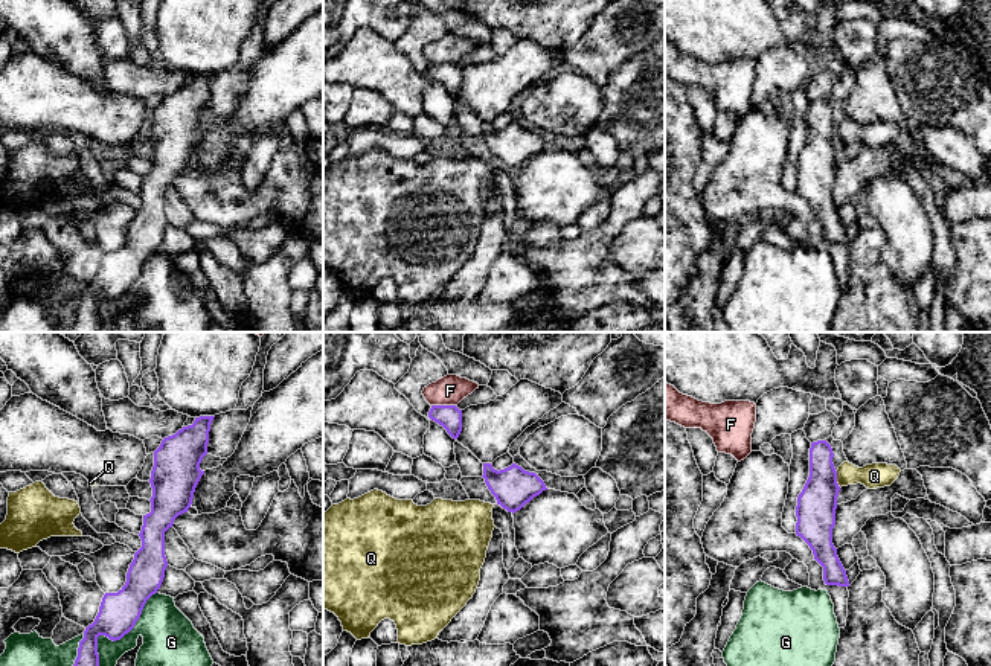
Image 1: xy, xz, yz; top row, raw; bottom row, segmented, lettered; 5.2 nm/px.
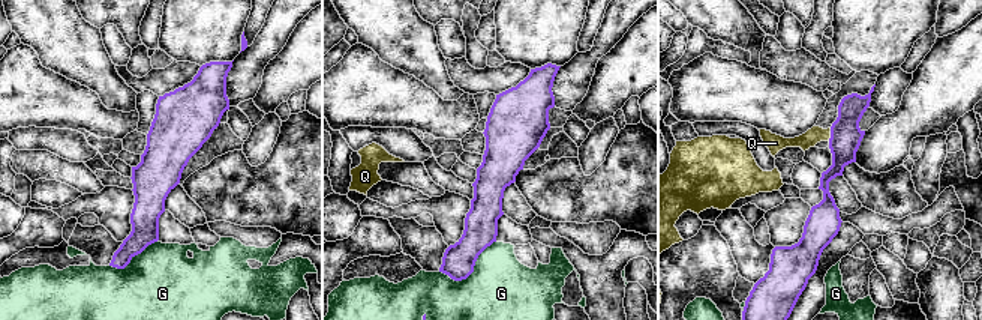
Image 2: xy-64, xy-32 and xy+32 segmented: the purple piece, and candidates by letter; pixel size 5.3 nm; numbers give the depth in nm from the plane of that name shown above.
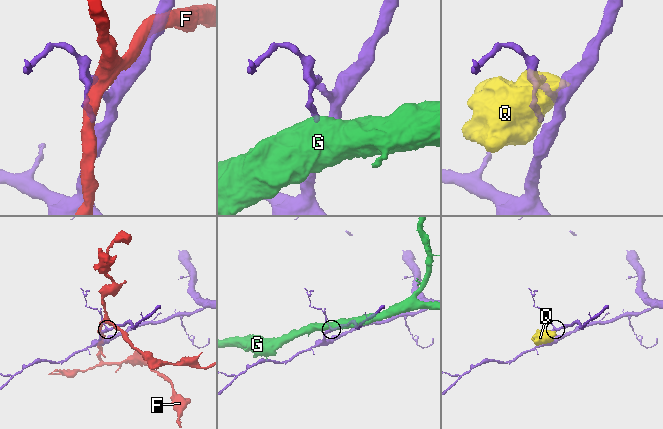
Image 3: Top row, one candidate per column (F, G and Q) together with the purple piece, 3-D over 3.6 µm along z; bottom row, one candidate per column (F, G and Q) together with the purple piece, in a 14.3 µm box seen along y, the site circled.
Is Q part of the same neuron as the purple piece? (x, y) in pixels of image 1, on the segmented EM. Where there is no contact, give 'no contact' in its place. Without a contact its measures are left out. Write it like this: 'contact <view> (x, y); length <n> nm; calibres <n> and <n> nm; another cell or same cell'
contact yz (836, 479); length 90 nm; calibres 200 and 130 nm; another cell

